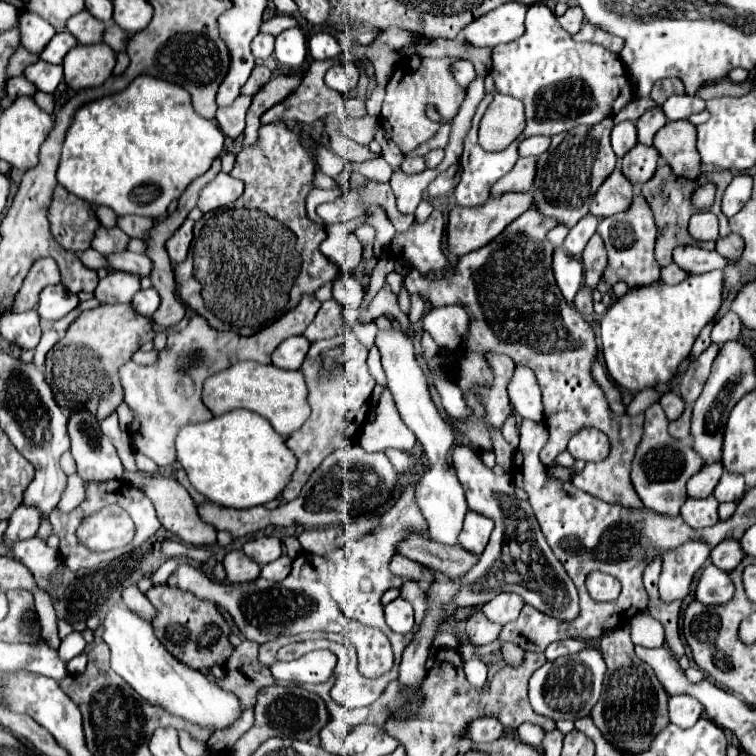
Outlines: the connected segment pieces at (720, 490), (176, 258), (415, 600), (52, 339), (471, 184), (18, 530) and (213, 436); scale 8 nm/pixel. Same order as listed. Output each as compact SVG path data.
M726 470L714 488L714 496L718 502L738 502L744 496L744 476Z
M188 218L188 220L170 236L170 240L166 242L166 250L168 250L170 260L172 260L174 264L184 262L184 258L188 256L188 248L190 248L190 242L192 242L192 226L194 226L194 222Z
M406 580L404 586L400 588L400 596L410 600L412 606L414 606L414 612L416 612L416 624L414 624L414 632L422 628L422 622L428 614L428 590L420 584L420 582L412 582L412 580Z
M46 328L46 330L42 332L40 344L36 346L36 358L34 358L34 364L36 364L36 366L42 366L42 364L44 364L46 354L56 346L58 340L60 340L60 336L58 336L58 332L56 332L54 328Z
M486 96L486 98L480 102L480 106L478 106L474 118L472 118L470 132L468 132L468 136L464 138L464 152L462 152L462 158L460 158L462 178L460 178L460 184L458 184L456 190L454 190L454 196L456 196L456 204L458 204L458 206L480 206L480 204L484 204L484 202L488 200L488 190L490 190L492 182L496 182L496 180L502 178L506 172L510 172L512 166L514 166L514 162L518 160L518 142L520 142L520 140L514 140L514 142L512 142L506 150L502 150L502 152L484 152L484 150L480 148L480 144L478 144L478 124L480 124L482 114L486 112L484 108L490 104L490 100L492 100L492 96Z
M20 504L14 514L10 516L10 526L6 530L4 542L16 542L16 540L28 540L34 538L40 528L40 510L28 504Z
M232 410L208 422L186 424L176 434L176 452L178 462L188 474L192 486L208 500L228 508L252 508L274 500L288 484L292 470L296 470L296 456L288 450L284 438L274 432L274 428L266 422L266 418L248 410Z

